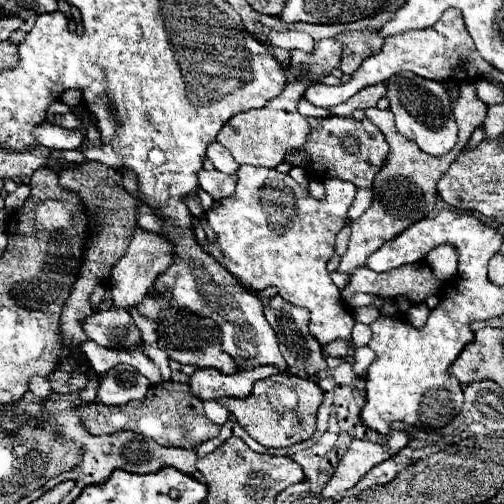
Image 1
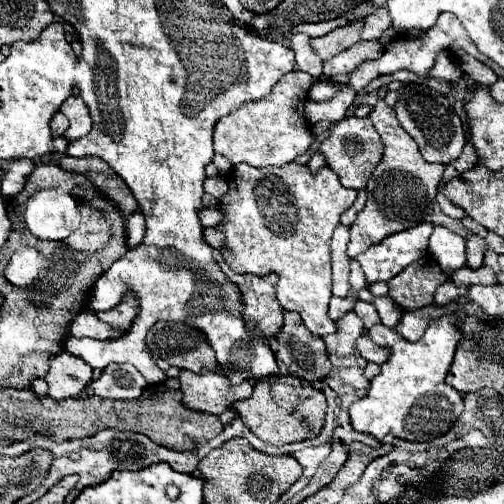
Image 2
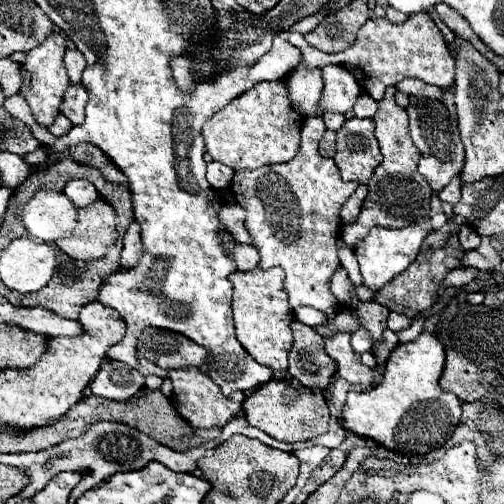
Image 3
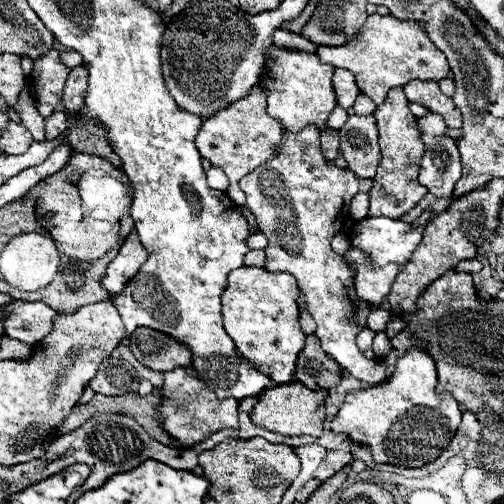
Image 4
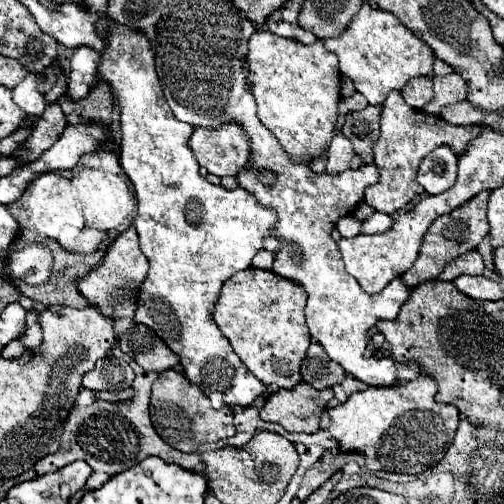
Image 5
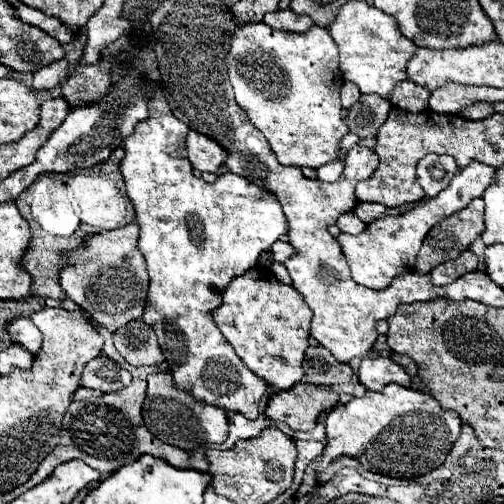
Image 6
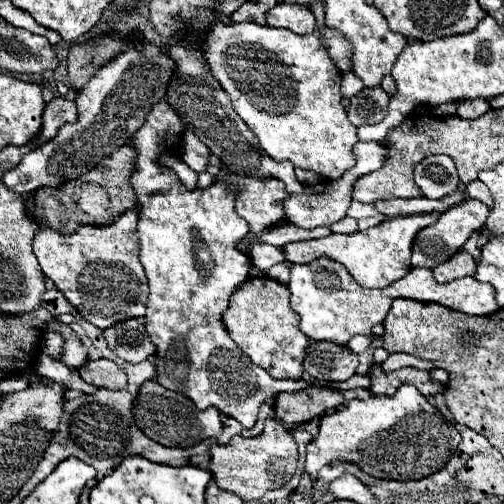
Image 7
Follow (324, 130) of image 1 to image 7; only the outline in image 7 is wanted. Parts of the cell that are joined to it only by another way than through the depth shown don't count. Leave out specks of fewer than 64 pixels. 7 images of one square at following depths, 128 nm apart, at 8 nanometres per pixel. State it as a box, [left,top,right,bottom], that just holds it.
[348,86,390,126]

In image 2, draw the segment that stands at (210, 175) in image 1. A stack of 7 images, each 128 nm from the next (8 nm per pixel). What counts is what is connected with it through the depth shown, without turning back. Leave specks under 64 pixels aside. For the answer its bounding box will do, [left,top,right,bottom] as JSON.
[204,178,228,200]

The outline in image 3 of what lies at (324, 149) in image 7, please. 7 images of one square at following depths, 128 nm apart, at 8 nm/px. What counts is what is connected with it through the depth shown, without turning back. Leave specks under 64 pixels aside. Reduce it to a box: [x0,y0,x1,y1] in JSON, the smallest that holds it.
[284,64,324,116]

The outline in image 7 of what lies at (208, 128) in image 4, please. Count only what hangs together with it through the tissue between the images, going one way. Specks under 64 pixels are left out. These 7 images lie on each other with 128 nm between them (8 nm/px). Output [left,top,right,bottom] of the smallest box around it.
[180,128,210,172]

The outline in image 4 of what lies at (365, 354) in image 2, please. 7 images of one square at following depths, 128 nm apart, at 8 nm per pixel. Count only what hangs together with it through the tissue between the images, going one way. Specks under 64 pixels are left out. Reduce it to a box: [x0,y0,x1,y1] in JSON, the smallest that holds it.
[368,308,390,332]

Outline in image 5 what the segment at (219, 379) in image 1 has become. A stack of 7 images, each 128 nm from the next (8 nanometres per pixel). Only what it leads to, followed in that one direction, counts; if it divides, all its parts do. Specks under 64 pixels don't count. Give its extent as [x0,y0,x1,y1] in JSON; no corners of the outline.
[150,370,236,452]

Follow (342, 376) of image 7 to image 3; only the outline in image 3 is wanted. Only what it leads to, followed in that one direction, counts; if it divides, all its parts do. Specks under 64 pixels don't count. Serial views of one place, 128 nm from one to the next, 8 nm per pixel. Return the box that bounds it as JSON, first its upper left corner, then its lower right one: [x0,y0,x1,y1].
[288,322,336,388]

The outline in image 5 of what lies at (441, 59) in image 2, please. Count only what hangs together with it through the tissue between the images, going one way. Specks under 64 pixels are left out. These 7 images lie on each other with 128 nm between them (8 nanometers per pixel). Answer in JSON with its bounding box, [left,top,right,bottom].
[326,2,436,104]

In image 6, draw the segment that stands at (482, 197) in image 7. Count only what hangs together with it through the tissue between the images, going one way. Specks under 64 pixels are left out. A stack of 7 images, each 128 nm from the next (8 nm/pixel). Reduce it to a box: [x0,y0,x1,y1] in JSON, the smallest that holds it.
[272,162,494,290]

